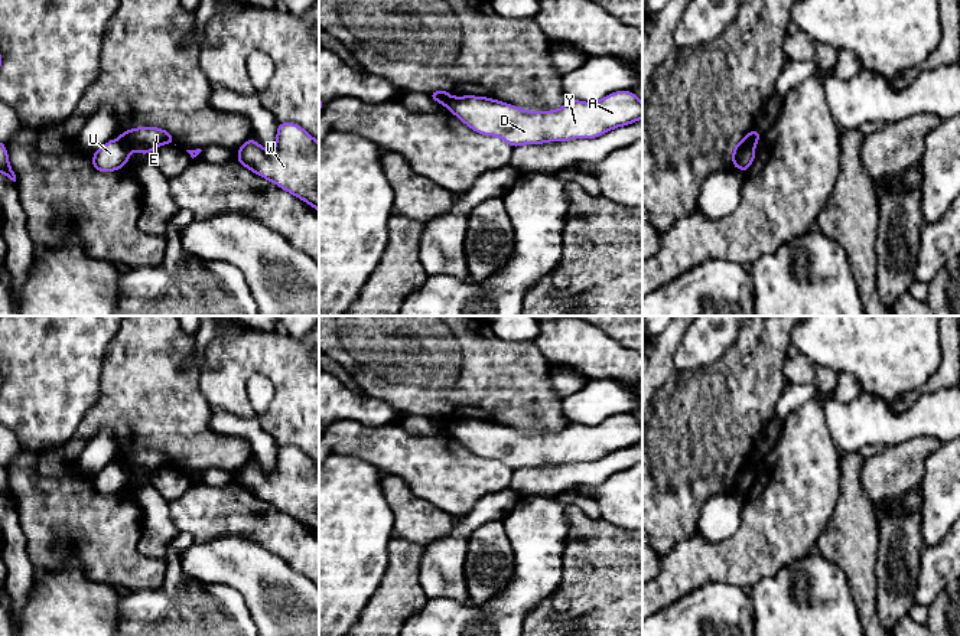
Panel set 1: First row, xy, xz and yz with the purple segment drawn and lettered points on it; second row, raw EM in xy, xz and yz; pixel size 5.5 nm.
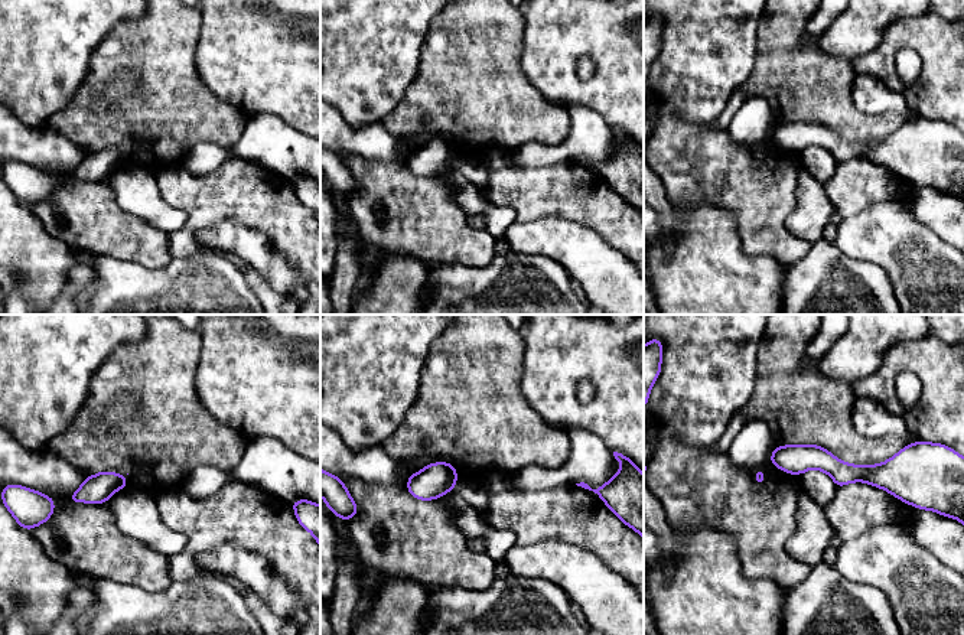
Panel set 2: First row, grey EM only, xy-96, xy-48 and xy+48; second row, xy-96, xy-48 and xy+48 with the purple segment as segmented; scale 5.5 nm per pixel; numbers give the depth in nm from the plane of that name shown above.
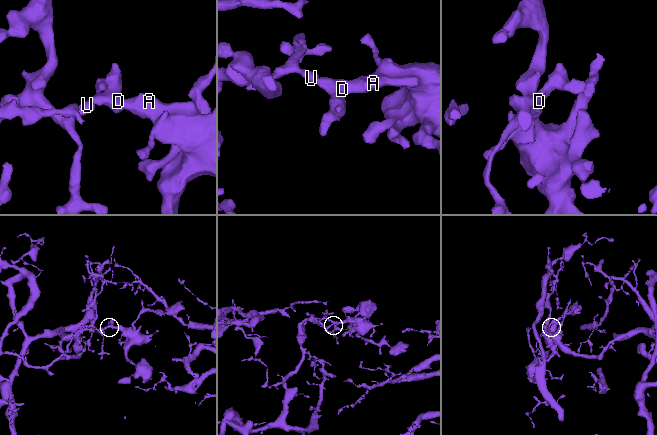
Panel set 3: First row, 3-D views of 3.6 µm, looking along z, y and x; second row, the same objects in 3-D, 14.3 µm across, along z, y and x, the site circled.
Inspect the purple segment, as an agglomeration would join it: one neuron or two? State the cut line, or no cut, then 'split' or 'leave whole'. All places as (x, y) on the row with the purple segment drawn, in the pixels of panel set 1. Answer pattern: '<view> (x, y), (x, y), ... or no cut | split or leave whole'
xy (120, 139), (130, 147) | split

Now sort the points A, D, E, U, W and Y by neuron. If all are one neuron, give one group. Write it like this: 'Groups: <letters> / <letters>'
Groups: A D E W Y / U

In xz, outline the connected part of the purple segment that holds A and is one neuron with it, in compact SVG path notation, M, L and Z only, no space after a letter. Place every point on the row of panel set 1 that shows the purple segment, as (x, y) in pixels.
M632 91L612 92L596 102L570 100L554 111L525 111L485 97L448 97L446 110L469 128L495 136L511 147L595 138L642 118L642 102Z

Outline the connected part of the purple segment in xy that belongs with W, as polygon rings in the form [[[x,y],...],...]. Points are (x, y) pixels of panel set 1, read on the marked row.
[[[279,123],[273,150],[263,149],[253,138],[237,149],[237,163],[319,212],[319,143],[305,128],[293,123]]]

